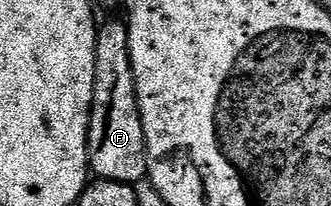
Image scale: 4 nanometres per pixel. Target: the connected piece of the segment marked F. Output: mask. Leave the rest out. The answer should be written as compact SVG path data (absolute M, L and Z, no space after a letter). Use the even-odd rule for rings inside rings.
M114 19L111 23L102 23L98 29L98 44L96 45L96 81L94 82L94 106L90 109L90 171L97 176L98 179L107 179L108 181L116 181L117 183L128 183L137 185L147 178L146 170L146 138L144 137L144 125L140 117L140 109L138 108L138 98L136 97L136 81L134 80L134 70L132 69L132 61L130 60L130 29L125 22L122 23L118 19Z

